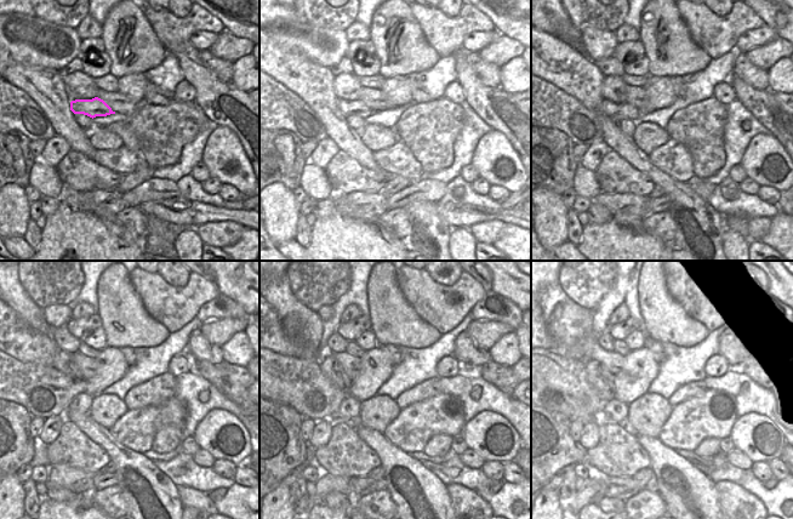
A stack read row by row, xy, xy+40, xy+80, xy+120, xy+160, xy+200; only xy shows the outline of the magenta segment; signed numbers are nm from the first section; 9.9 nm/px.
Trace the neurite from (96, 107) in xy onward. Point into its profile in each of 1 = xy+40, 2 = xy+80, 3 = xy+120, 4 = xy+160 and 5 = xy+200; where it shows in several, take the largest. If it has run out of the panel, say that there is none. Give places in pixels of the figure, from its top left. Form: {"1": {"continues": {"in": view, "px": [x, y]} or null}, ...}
{"1": {"continues": {"in": "xy+40", "px": [347, 108]}}, "2": {"continues": {"in": "xy+80", "px": [625, 110]}}, "3": {"continues": {"in": "xy+120", "px": [67, 388]}}, "4": {"continues": {"in": "xy+160", "px": [302, 380]}}, "5": {"continues": {"in": "xy+200", "px": [555, 383]}}}

